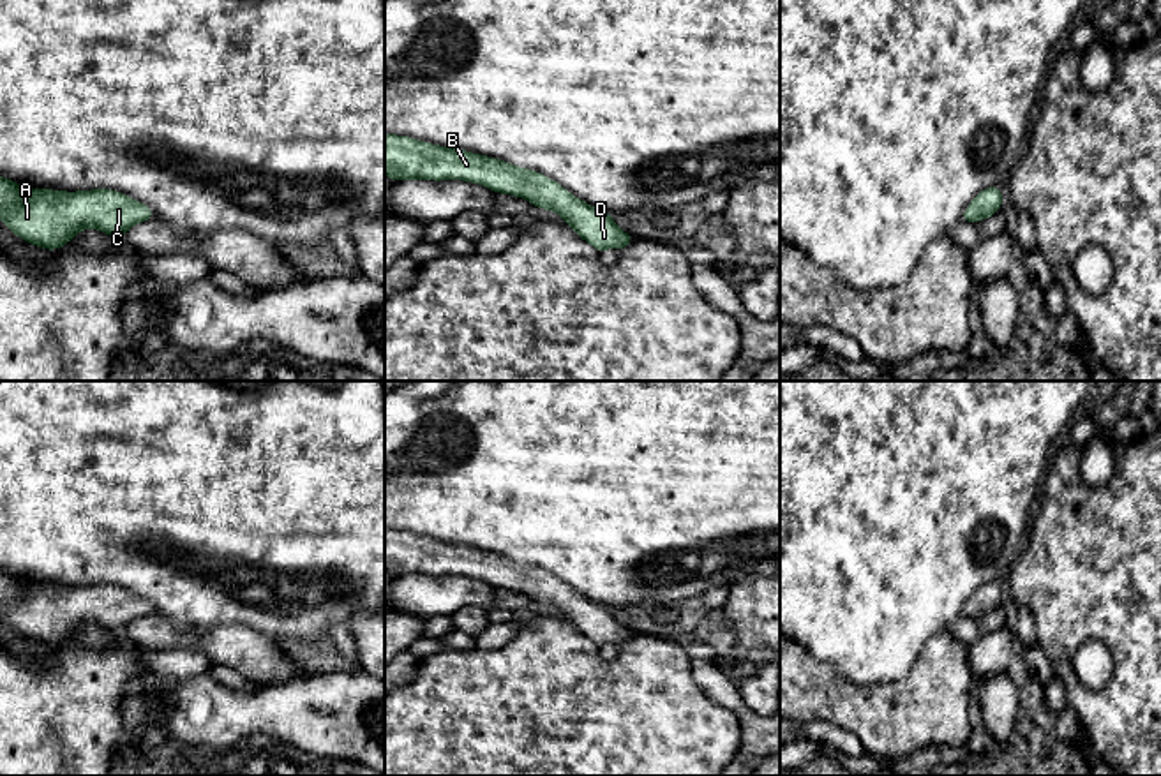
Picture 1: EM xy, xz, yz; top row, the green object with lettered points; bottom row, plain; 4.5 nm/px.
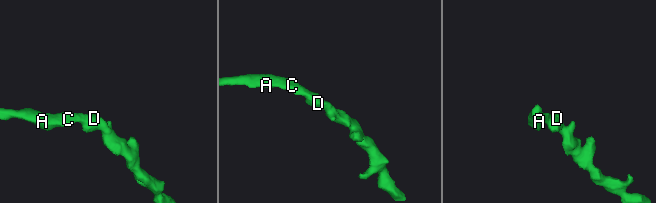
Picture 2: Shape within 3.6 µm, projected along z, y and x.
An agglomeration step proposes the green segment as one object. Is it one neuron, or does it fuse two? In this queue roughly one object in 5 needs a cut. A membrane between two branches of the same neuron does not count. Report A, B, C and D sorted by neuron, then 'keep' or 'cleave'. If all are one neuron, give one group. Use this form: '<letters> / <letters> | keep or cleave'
A B C D | keep

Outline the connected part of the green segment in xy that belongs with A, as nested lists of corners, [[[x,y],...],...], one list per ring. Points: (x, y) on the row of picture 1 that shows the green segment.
[[[0,176],[0,220],[25,242],[56,250],[74,235],[95,228],[125,238],[131,226],[154,219],[148,205],[109,189],[25,190],[21,183]]]

